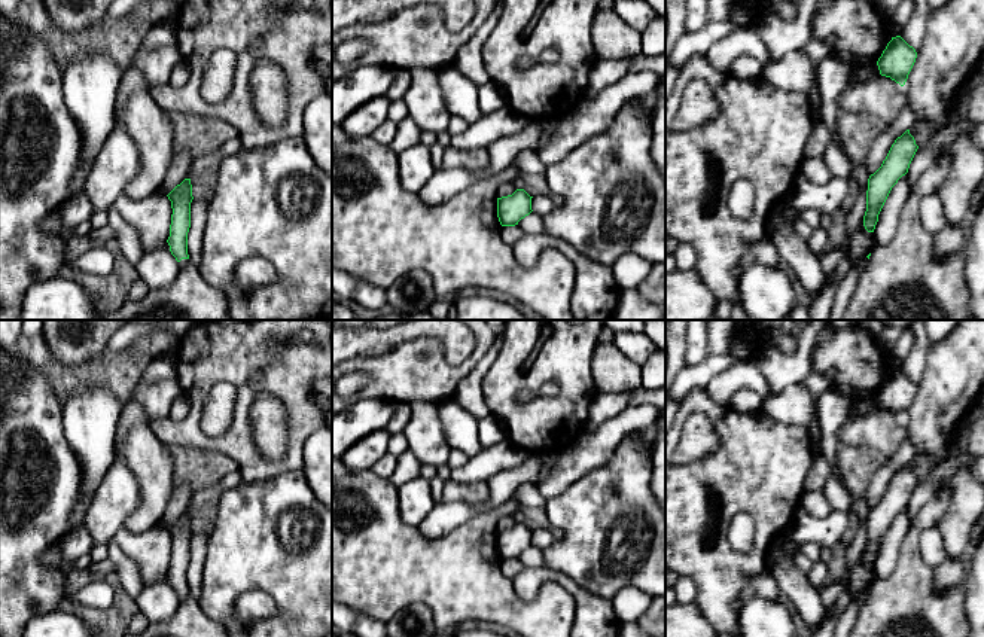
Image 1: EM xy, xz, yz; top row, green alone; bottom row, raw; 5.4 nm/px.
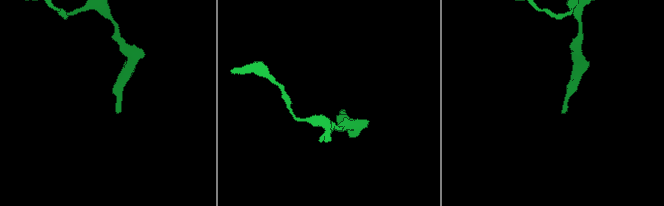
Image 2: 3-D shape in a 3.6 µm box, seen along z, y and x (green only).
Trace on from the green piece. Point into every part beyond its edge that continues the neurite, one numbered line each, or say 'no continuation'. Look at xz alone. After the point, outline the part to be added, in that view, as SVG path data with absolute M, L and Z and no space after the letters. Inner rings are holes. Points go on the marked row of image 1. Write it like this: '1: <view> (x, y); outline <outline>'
no continuation

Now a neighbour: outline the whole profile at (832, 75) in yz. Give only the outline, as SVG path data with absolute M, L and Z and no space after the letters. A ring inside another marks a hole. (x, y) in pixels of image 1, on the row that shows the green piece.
M831 54L817 67L817 85L822 97L820 121L831 129L832 143L838 146L837 116L840 112L840 94L853 76L854 68Z

